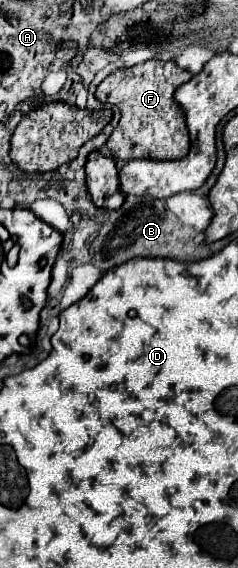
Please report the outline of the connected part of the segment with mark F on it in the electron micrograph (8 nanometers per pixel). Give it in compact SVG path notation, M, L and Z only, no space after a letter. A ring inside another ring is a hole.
M151 59L131 69L119 69L99 83L95 97L117 105L121 111L121 121L107 141L113 159L181 159L189 153L191 139L185 125L185 115L175 103L173 93L191 77L193 75L181 69L175 61Z

